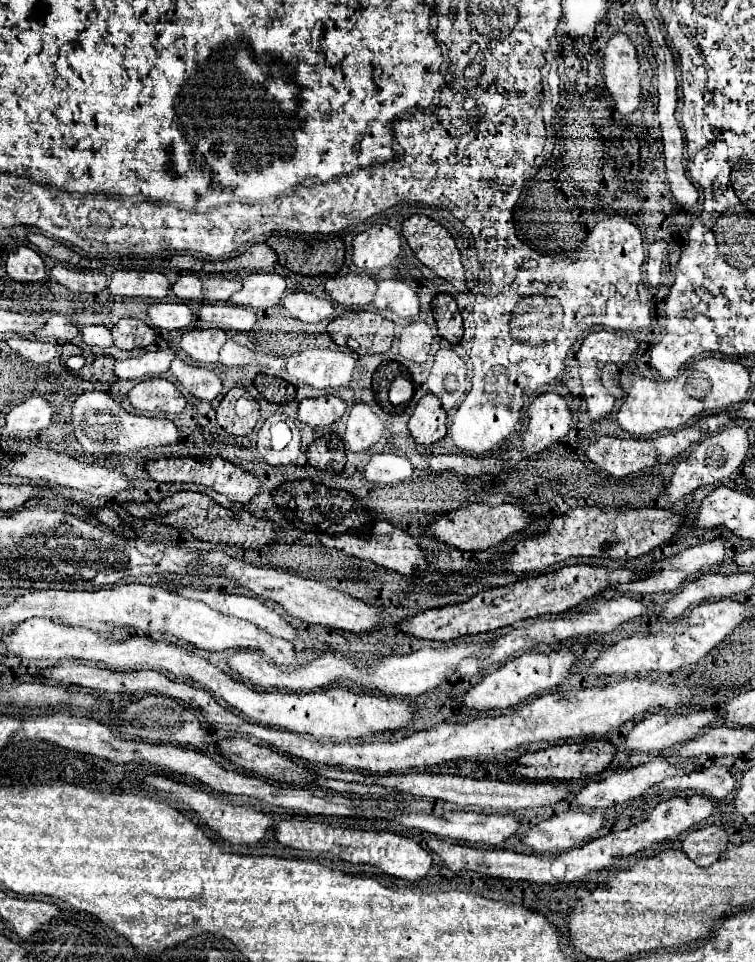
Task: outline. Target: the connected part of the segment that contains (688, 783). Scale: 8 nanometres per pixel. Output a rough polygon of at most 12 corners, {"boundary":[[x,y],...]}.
{"boundary":[[725,766],[681,776],[679,786],[721,800],[735,790]]}

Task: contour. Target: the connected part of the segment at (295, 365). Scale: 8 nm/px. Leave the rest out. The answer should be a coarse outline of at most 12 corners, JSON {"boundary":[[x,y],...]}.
{"boundary":[[311,348],[285,370],[317,390],[345,388],[355,356]]}

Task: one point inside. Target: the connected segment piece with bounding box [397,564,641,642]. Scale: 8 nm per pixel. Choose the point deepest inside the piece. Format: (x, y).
(552, 593)

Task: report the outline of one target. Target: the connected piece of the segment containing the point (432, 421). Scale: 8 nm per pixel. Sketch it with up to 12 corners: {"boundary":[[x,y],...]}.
{"boundary":[[437,396],[419,400],[409,432],[419,444],[447,434],[447,414]]}

